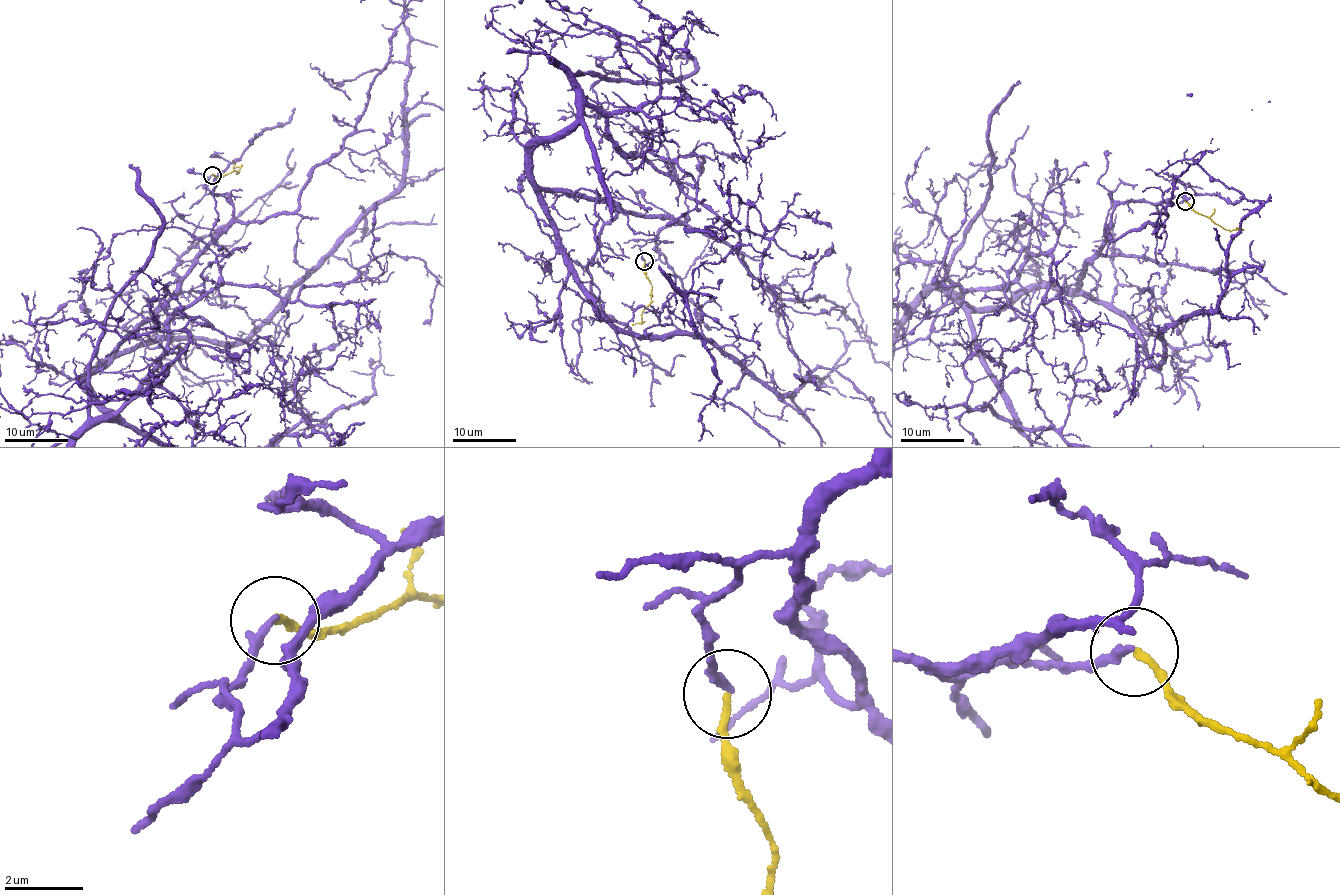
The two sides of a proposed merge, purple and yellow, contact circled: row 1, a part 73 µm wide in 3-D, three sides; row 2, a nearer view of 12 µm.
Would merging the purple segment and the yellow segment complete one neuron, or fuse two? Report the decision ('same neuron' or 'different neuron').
same neuron

